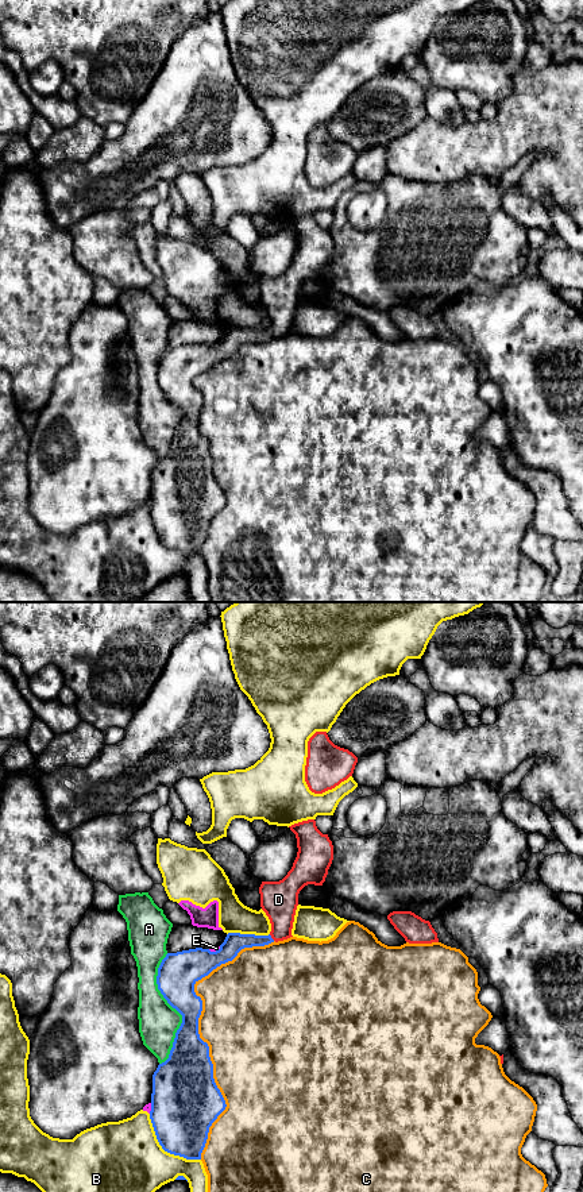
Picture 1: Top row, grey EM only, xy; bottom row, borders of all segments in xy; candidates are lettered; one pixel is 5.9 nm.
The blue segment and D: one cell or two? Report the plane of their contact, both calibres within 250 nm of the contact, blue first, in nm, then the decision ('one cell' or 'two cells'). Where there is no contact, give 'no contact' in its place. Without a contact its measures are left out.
contact in xy; calibres 120 and 220 nm; one cell

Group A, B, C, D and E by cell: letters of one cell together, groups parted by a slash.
A / B E / C / D

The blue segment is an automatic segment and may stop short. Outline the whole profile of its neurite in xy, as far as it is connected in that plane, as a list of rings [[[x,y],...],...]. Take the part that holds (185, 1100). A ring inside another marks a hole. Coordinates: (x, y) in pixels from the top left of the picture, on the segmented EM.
[[[314,819],[302,821],[289,826],[297,838],[297,857],[292,869],[279,882],[262,882],[259,887],[260,907],[271,923],[269,936],[228,933],[220,949],[196,948],[177,953],[167,953],[158,968],[158,990],[167,1003],[182,1015],[182,1023],[175,1033],[169,1058],[159,1064],[152,1075],[152,1093],[150,1119],[162,1149],[186,1160],[201,1160],[209,1127],[225,1110],[225,1100],[213,1079],[213,1064],[209,1046],[200,1038],[198,1018],[202,1000],[194,992],[194,984],[208,976],[213,969],[232,961],[244,948],[265,946],[271,942],[287,940],[292,936],[298,894],[308,886],[323,886],[333,860],[333,845],[328,834],[323,834]]]

